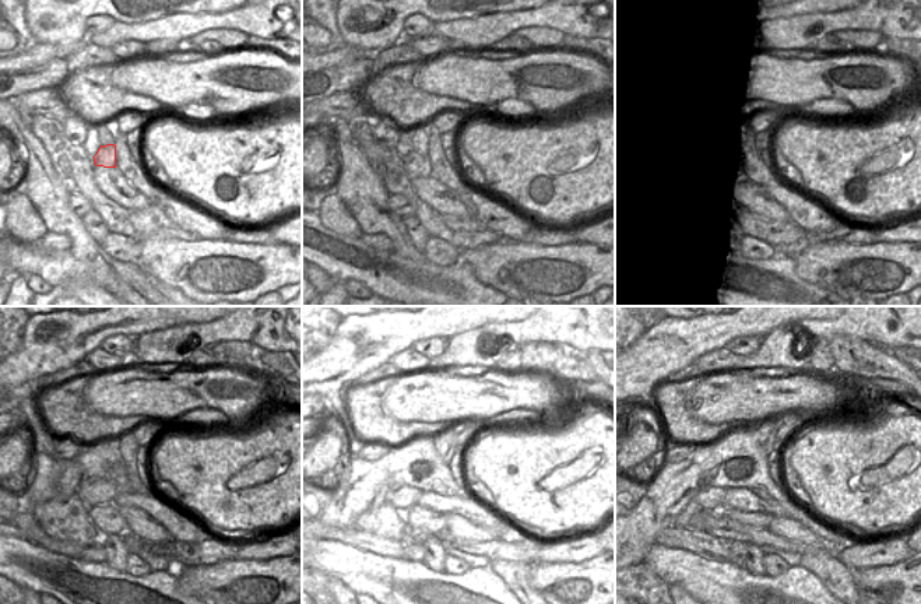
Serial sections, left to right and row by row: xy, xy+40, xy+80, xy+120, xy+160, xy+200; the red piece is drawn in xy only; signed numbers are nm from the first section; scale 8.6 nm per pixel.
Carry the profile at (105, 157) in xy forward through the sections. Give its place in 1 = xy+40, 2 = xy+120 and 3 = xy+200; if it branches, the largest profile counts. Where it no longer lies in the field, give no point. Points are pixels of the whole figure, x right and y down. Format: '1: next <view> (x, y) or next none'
1: next xy+40 (418, 165)
2: next xy+120 (92, 491)
3: next xy+200 (710, 499)

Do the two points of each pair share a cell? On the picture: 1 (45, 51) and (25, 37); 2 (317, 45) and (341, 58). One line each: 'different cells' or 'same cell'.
1: different cells
2: same cell

